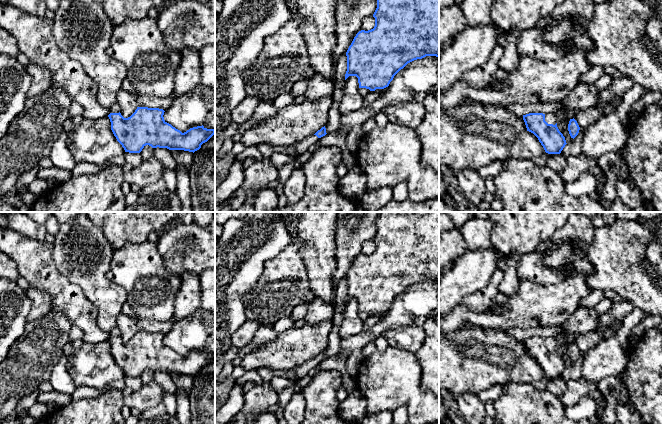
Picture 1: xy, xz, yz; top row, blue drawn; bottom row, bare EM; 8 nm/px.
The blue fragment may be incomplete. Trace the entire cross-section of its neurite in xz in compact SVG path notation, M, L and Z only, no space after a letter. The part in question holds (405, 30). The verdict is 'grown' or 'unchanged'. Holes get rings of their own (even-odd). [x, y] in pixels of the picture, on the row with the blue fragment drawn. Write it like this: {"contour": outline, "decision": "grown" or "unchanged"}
{"contour": "M377 0L373 17L374 28L359 31L346 52L345 80L356 76L359 88L384 89L408 63L426 56L439 58L439 0Z", "decision": "unchanged"}

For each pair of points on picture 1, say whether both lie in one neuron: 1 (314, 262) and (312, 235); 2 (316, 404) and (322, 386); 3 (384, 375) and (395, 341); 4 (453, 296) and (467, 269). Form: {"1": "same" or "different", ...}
{"1": "same", "2": "same", "3": "different", "4": "same"}

